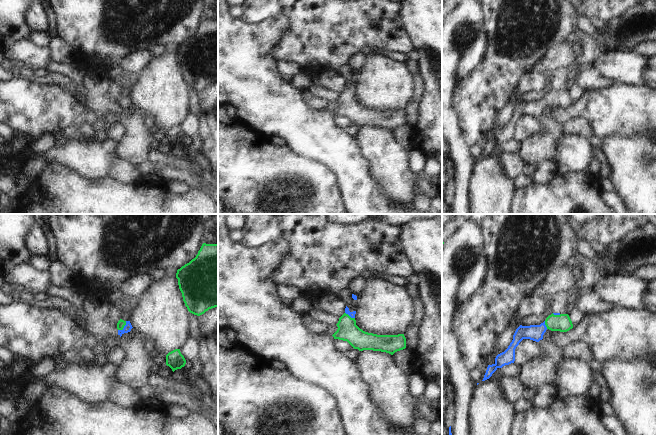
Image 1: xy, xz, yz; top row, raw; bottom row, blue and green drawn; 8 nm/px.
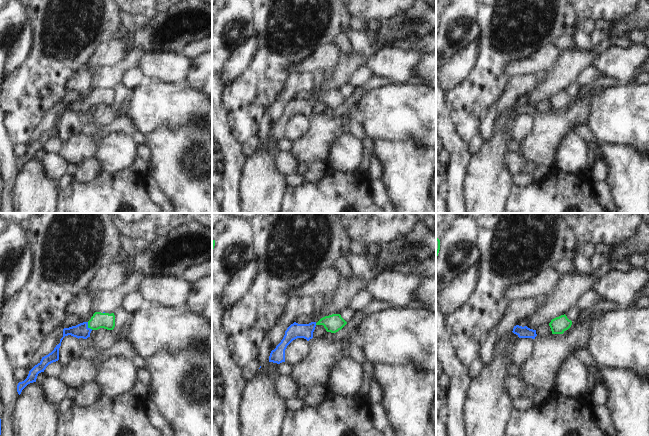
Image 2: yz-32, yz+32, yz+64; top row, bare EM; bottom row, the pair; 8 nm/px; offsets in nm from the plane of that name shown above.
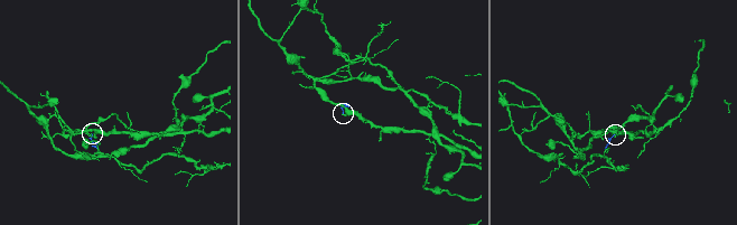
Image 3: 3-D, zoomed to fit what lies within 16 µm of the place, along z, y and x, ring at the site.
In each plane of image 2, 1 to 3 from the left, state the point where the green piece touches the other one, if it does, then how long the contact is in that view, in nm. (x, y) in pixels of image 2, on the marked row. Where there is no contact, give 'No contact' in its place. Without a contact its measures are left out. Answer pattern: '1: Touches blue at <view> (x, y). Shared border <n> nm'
1: Touches blue at yz-32 (87, 326). Shared border 80 nm
2: No contact
3: No contact

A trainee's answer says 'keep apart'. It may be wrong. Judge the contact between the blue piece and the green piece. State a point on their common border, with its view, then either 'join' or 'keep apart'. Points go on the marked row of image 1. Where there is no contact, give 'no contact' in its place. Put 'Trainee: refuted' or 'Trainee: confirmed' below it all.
meets blue in xy at (124, 327); join
Trainee: refuted

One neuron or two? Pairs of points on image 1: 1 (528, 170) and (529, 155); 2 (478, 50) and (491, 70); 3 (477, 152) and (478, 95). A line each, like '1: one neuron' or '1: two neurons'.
1: two neurons
2: two neurons
3: two neurons

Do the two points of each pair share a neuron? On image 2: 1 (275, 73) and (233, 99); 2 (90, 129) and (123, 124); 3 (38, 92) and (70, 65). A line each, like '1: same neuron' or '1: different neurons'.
1: same neuron
2: same neuron
3: same neuron

